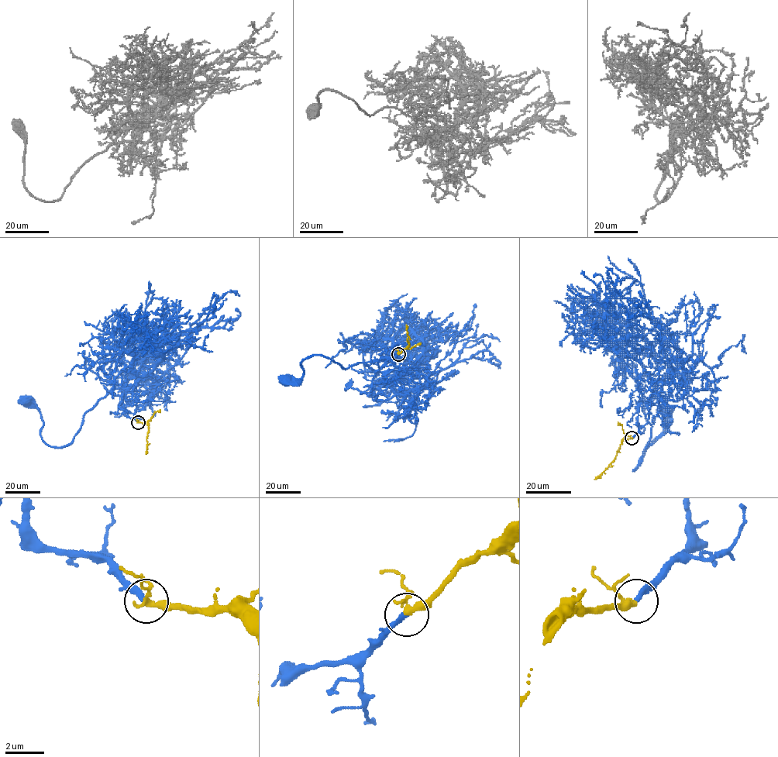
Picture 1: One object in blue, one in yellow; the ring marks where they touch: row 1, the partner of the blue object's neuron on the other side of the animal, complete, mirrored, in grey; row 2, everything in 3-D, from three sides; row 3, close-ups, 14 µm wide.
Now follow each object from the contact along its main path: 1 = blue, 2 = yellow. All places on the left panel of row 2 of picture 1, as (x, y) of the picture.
1: (138, 422), (122, 397), (150, 373), (101, 397), (61, 447), (43, 440), (40, 412), (25, 398)
2: (138, 422), (146, 423), (148, 426), (146, 454)

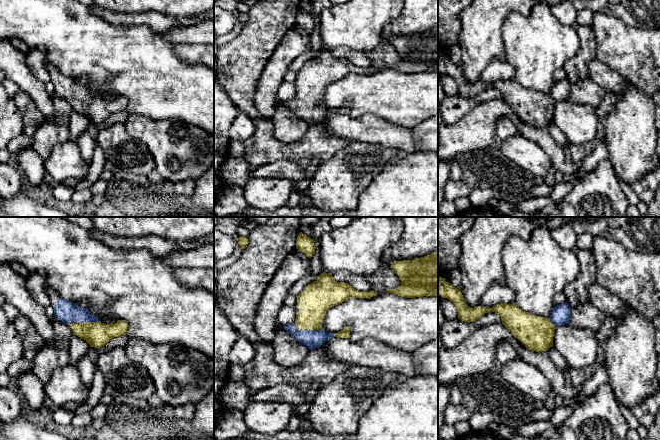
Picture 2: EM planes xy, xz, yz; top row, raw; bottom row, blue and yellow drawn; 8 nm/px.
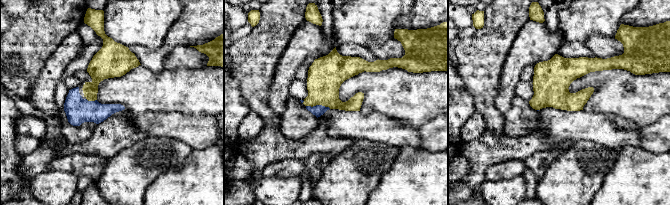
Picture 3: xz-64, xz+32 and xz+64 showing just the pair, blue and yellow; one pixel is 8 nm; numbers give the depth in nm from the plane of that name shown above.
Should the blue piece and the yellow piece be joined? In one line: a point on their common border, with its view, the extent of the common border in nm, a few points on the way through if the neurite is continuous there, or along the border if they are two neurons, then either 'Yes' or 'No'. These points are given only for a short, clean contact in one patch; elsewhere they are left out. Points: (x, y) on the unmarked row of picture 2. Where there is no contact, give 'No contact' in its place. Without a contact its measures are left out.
Touches blue at xy (91, 97). Shared border 140 nm. Path across: xy (64, 86), (82, 90), (91, 97), (91, 104), (97, 110). Yes

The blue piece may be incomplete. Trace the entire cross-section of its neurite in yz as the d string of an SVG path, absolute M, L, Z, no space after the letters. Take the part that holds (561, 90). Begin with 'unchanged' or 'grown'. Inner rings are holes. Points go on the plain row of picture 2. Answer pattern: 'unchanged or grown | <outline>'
grown | M438 53L438 70L454 79L459 95L470 99L489 87L495 88L512 111L532 127L547 127L553 122L555 105L570 99L571 84L567 78L554 82L549 94L533 92L519 85L515 79L500 79L492 84L472 84L466 80L460 66L445 55Z

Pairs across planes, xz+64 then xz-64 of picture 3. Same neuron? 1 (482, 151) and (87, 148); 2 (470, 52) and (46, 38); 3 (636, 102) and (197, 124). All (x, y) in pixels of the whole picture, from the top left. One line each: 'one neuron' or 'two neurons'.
1: one neuron
2: one neuron
3: two neurons

